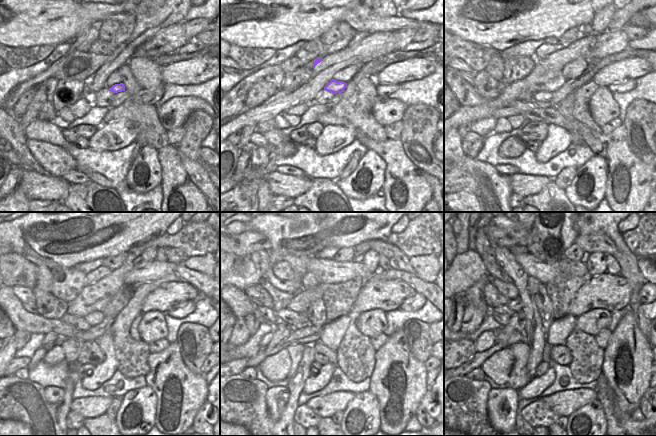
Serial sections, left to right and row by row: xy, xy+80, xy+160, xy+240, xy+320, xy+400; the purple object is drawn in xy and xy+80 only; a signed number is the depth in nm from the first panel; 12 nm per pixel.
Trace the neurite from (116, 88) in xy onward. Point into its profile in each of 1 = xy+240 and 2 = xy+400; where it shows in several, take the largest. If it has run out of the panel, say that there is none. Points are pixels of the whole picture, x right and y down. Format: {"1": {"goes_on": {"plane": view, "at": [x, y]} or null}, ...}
{"1": {"goes_on": {"plane": "xy+240", "at": [94, 291]}}, "2": {"goes_on": {"plane": "xy+400", "at": [515, 305]}}}

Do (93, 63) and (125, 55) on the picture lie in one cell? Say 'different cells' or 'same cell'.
different cells

